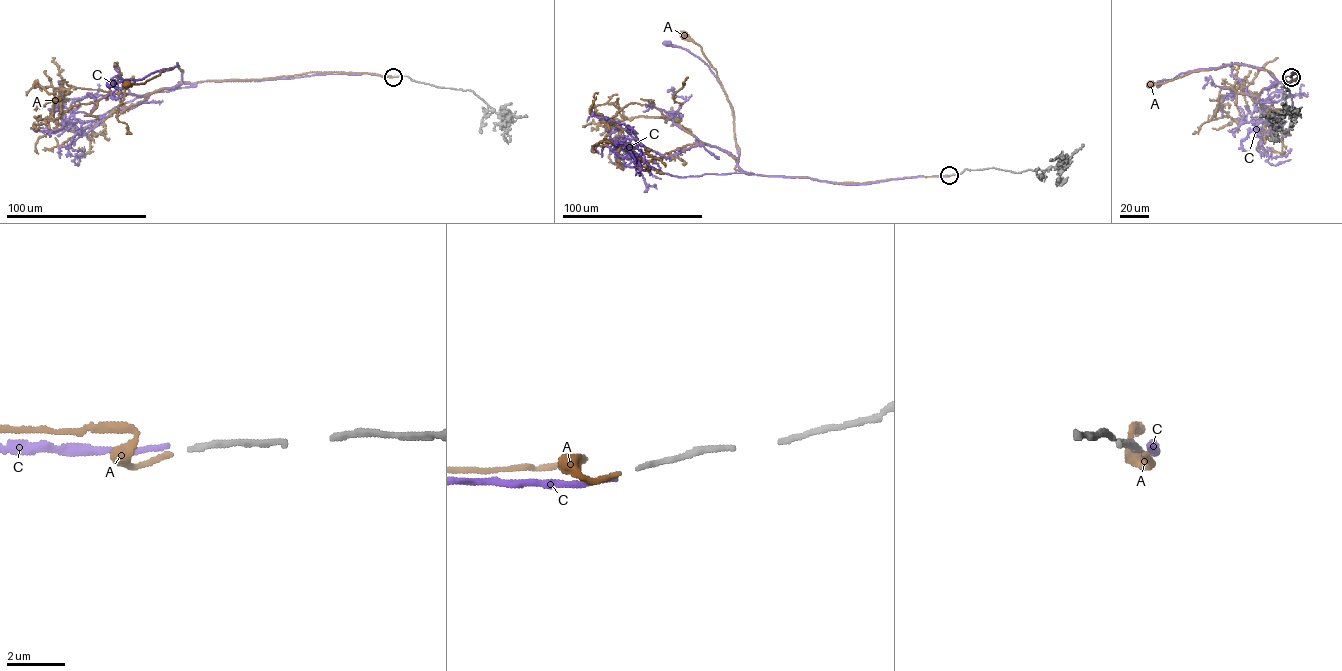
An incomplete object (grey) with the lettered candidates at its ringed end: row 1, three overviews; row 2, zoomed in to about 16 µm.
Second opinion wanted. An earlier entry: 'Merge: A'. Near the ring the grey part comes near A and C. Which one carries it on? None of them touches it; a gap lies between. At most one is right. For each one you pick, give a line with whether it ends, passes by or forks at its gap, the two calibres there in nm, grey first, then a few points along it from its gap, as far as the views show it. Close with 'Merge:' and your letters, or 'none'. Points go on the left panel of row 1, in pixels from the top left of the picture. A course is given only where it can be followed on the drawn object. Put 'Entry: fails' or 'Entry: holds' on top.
Entry: holds
A: It ends there. Thickness 170 nm (grey) against 180 nm. Its course: (392, 77), (366, 73), (310, 72), (260, 79), (178, 82), (183, 70), (177, 64), (144, 83), (126, 83)
Merge: A

